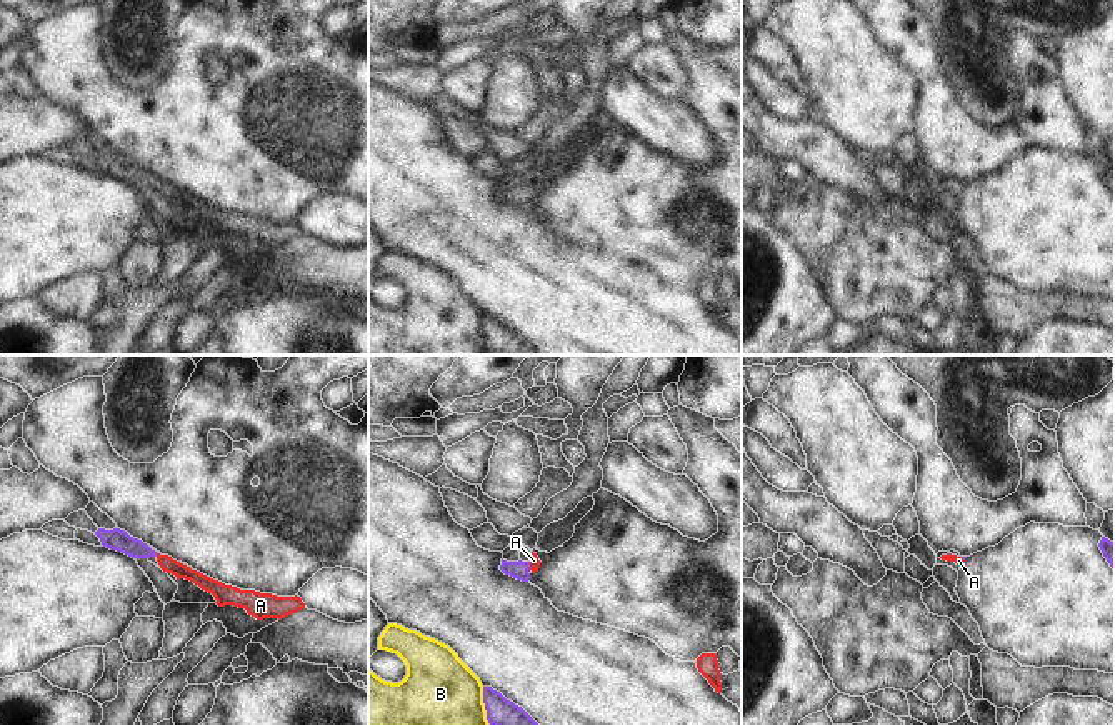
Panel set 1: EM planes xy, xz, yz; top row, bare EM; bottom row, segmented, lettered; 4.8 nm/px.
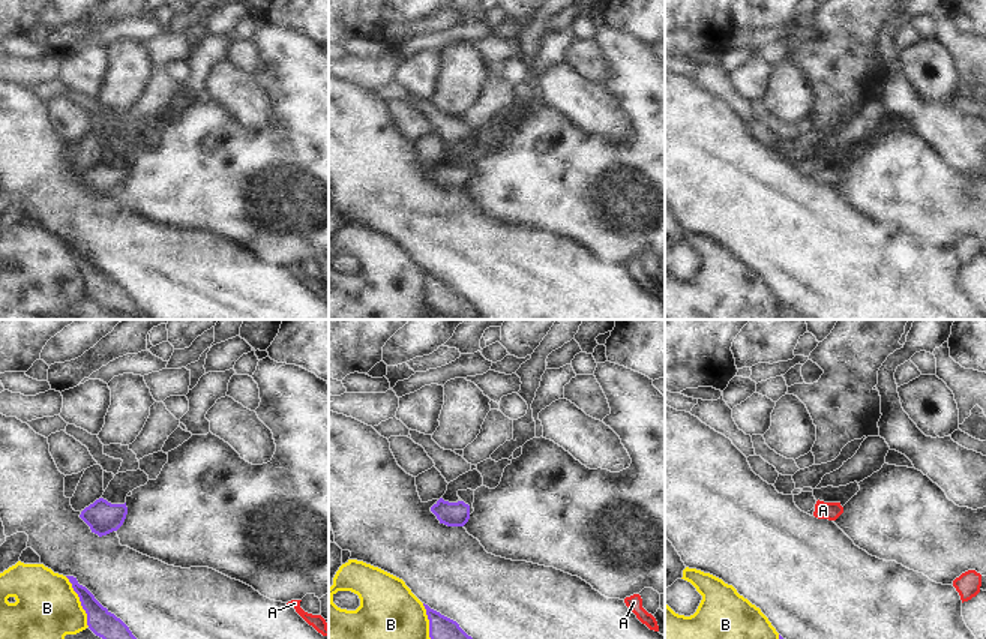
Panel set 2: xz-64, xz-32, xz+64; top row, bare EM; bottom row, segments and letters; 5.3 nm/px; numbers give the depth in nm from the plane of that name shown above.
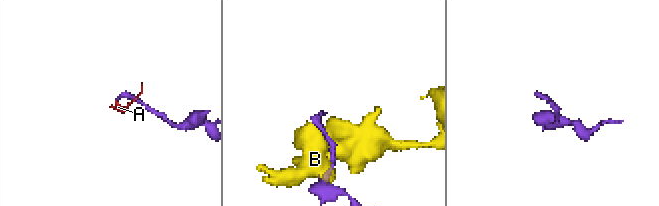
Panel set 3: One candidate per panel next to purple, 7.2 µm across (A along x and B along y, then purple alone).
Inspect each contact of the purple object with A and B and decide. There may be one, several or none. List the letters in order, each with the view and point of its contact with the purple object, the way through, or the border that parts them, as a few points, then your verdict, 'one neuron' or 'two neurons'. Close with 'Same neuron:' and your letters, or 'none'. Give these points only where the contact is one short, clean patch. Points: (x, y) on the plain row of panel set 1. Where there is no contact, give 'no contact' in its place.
A: xz (529, 192) | across xz (519, 197), (529, 192), (534, 187) | one neuron
B: xz (485, 332) | two neurons
Same neuron: A

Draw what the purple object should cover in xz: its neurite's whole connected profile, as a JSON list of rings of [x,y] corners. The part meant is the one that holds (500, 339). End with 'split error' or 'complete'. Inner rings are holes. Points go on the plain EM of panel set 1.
[[[483,313],[487,347],[497,355],[540,355],[540,352],[518,332],[507,327],[492,313]]]; complete

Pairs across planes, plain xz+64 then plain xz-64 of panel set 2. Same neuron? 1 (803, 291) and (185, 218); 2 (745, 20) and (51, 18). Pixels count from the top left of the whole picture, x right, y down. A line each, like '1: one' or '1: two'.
1: two
2: one

